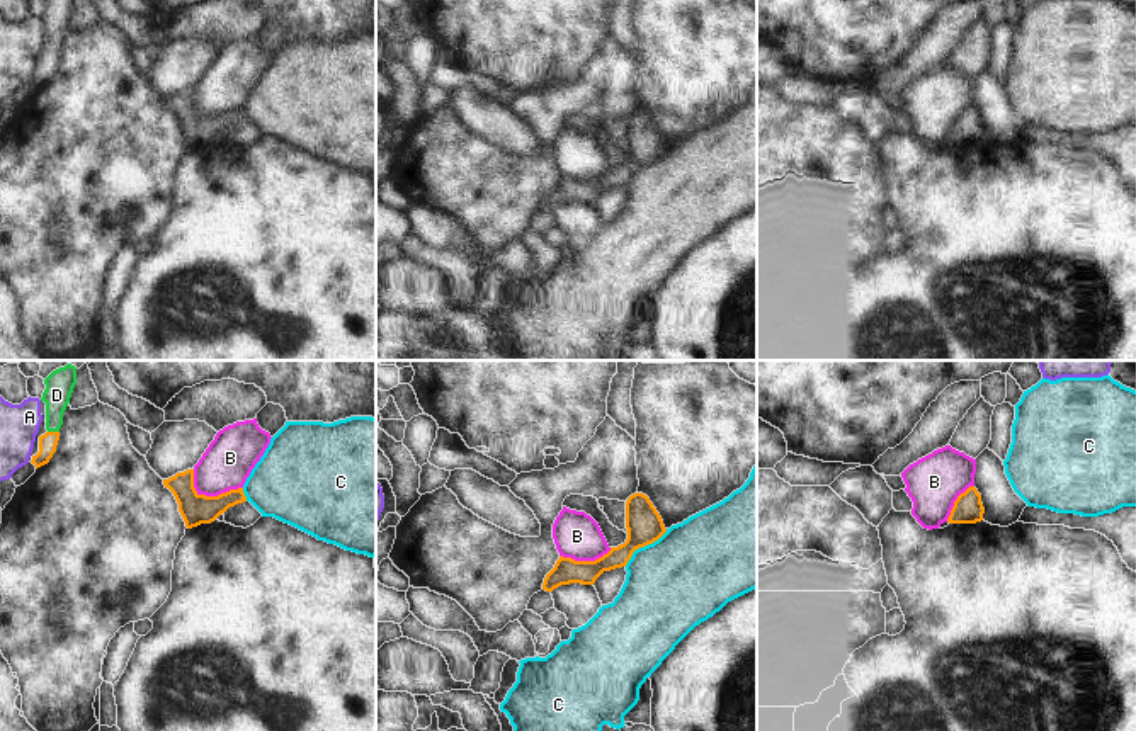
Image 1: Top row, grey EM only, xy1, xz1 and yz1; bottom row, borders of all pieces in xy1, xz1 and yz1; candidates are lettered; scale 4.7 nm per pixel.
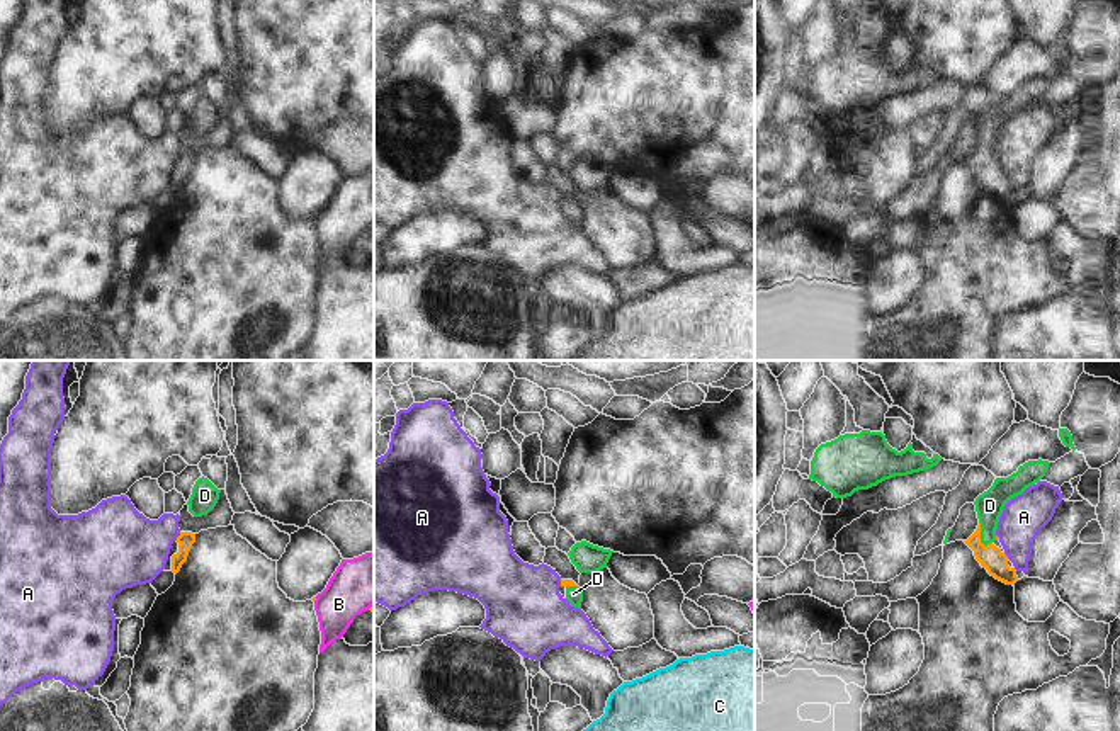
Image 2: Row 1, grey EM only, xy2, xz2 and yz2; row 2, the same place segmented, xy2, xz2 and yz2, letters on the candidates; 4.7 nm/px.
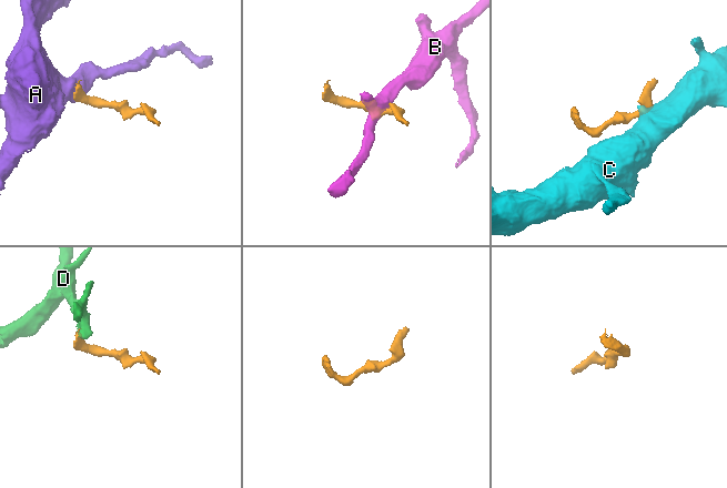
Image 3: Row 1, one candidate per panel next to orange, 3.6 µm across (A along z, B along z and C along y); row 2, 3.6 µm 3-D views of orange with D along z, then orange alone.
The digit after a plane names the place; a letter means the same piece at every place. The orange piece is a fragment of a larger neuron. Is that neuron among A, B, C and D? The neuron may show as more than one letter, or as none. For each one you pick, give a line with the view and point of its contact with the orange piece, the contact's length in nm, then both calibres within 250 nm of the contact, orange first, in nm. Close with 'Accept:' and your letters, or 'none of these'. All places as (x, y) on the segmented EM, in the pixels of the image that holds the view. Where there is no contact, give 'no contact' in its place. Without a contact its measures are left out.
D: yz2 (979, 534) | 120 nm | 120/130 nm
Accept: D

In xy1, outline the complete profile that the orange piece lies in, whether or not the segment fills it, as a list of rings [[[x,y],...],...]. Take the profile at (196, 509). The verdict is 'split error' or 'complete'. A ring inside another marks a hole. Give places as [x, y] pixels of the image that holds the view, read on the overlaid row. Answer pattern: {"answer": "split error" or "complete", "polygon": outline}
{"answer": "complete", "polygon": [[[194,469],[163,479],[163,484],[173,493],[187,529],[211,524],[230,507],[247,502],[243,488],[230,490],[218,496],[199,495],[194,488]]]}

